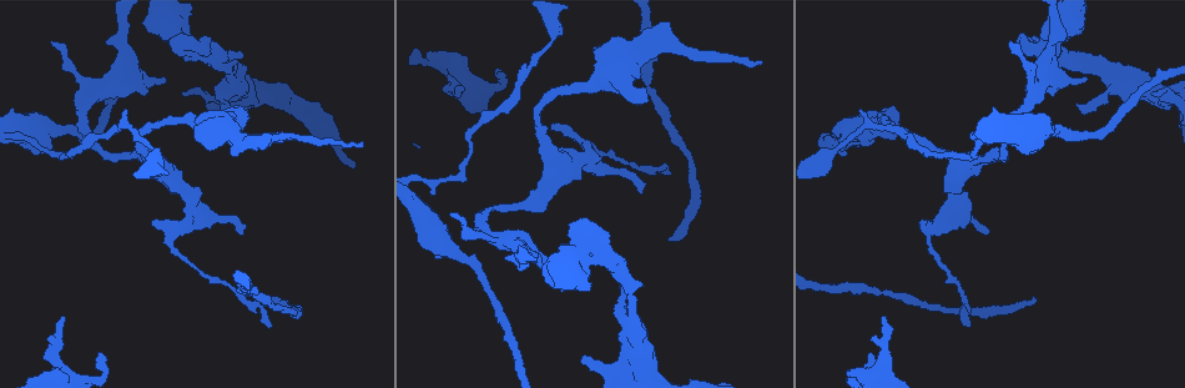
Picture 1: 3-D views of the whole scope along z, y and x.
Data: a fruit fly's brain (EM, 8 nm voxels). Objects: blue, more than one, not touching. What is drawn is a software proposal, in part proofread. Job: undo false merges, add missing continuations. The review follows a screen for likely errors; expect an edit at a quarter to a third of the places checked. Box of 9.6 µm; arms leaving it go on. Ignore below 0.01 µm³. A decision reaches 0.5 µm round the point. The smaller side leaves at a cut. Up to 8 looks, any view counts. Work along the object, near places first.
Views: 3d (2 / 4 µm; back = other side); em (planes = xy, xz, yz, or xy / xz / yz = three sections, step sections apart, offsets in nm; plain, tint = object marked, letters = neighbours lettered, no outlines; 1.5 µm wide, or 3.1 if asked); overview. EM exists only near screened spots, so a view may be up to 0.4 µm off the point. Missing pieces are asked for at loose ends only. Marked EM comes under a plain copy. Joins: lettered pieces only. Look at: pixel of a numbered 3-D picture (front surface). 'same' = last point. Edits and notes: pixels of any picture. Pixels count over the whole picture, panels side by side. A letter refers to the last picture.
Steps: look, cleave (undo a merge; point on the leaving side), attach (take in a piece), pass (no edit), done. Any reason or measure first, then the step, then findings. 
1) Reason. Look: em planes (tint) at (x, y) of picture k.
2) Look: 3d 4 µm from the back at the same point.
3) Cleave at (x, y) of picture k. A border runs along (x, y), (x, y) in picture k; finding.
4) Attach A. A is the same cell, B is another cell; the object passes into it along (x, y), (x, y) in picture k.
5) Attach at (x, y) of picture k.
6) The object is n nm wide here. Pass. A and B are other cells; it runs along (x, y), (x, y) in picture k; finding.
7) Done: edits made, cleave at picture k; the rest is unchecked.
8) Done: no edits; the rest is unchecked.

An open end. Look: 3d 2 µm at (872, 354) of picture 1.

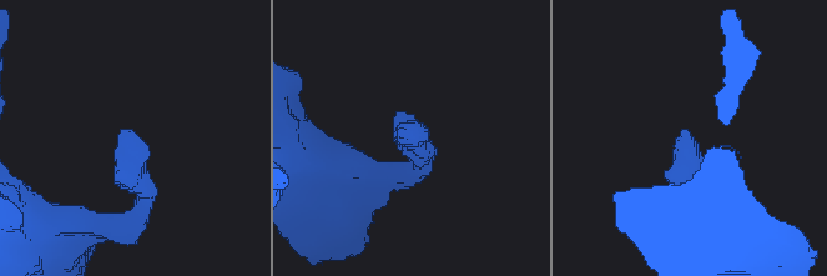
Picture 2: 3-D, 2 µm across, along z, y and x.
Look: em planes (tint) at (400, 127) of picture 2.

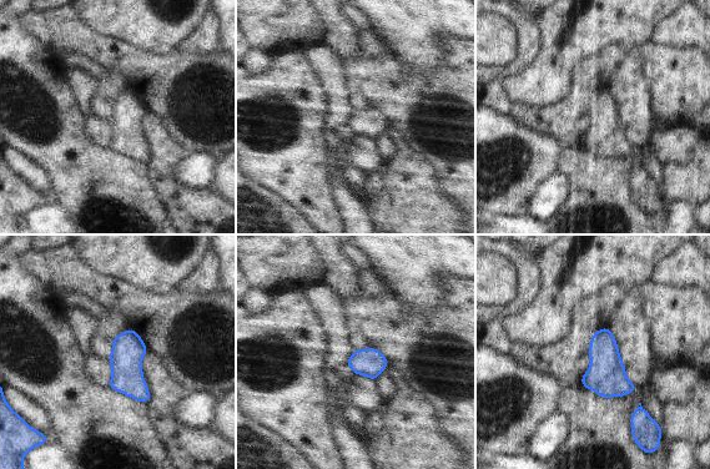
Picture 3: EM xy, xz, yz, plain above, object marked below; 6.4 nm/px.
Look: em planes (letters) at the same point.

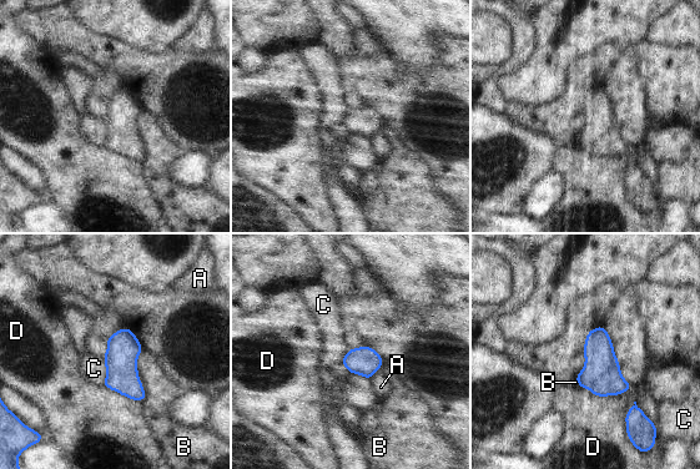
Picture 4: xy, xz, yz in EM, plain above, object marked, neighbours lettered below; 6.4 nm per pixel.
Pass. A, B, C and D are other cells; a border runs along (104, 359), (106, 378), (101, 384) in picture 4; none of them fits.

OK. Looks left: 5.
Tapers out. Look: em planes (letters) at (760, 62) of picture 1.

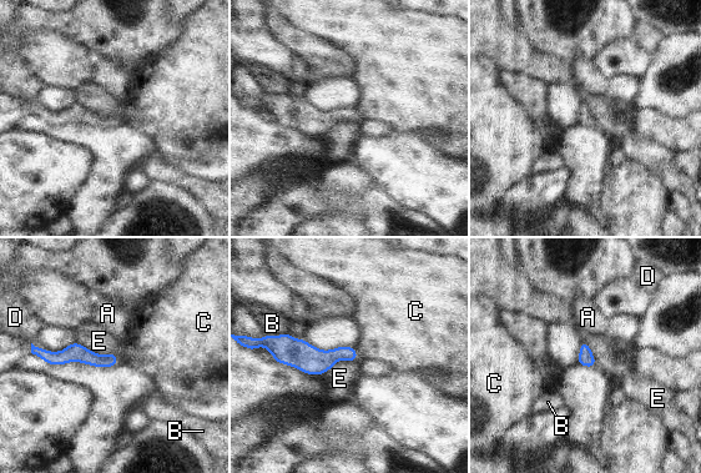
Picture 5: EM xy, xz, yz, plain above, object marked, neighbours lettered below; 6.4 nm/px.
The longest contact is with E, 300 nm. Pass. A, B, C, D and E are other cells; none of them fits.

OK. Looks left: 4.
Branch stops here. Look: em planes (letters) at (669, 238) of picture 1.

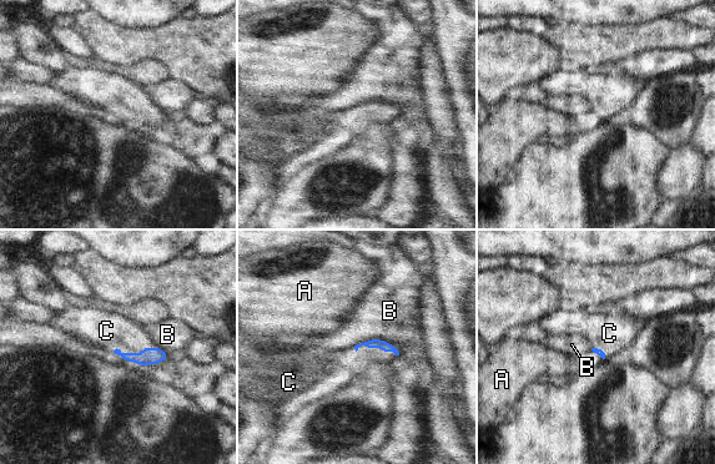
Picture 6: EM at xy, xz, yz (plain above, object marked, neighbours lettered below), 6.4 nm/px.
Attach C. C is the same cell, A and B are other cells; the neuron continues.

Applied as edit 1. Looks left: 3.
Done: edits made, attach at picture 6; the rest is unchecked.

